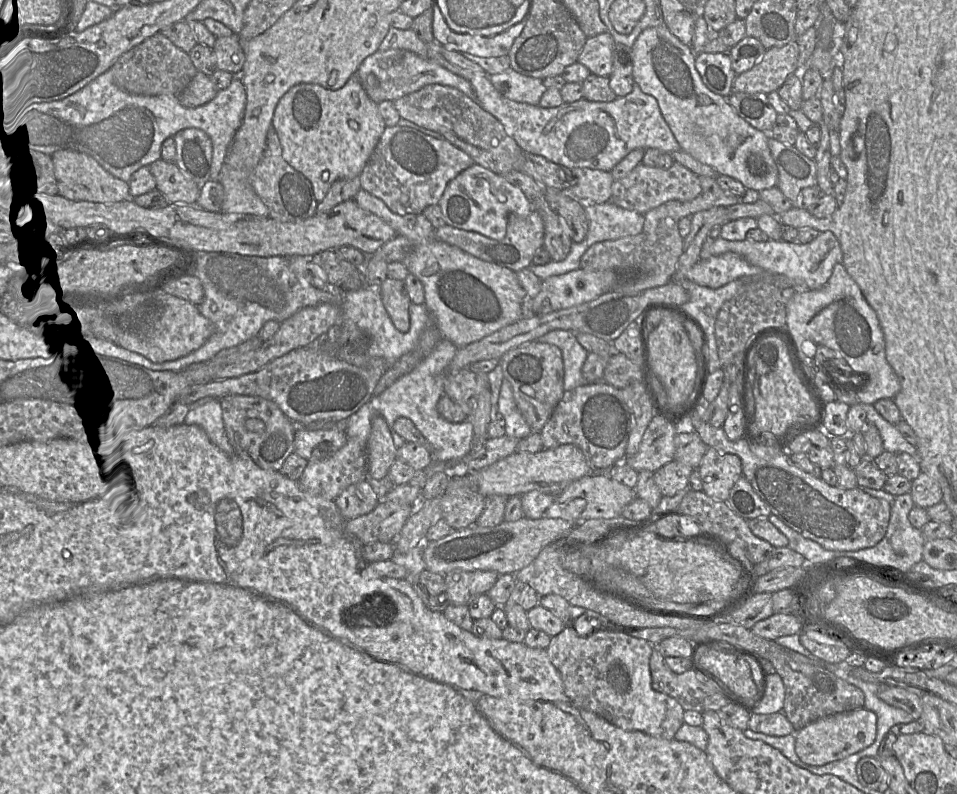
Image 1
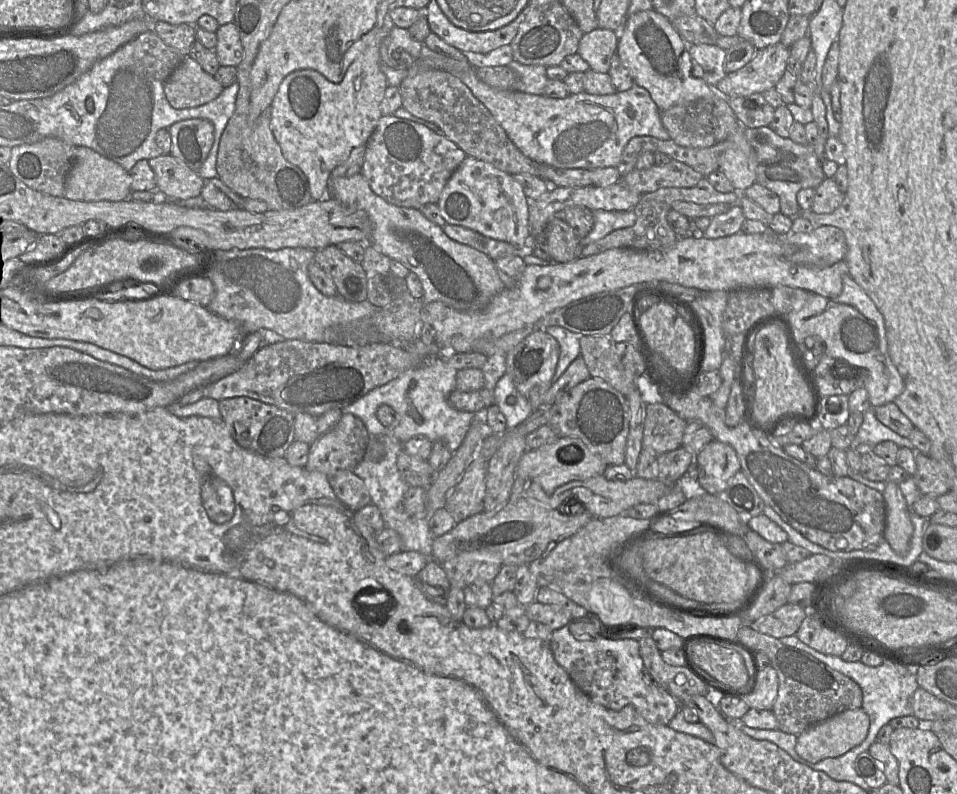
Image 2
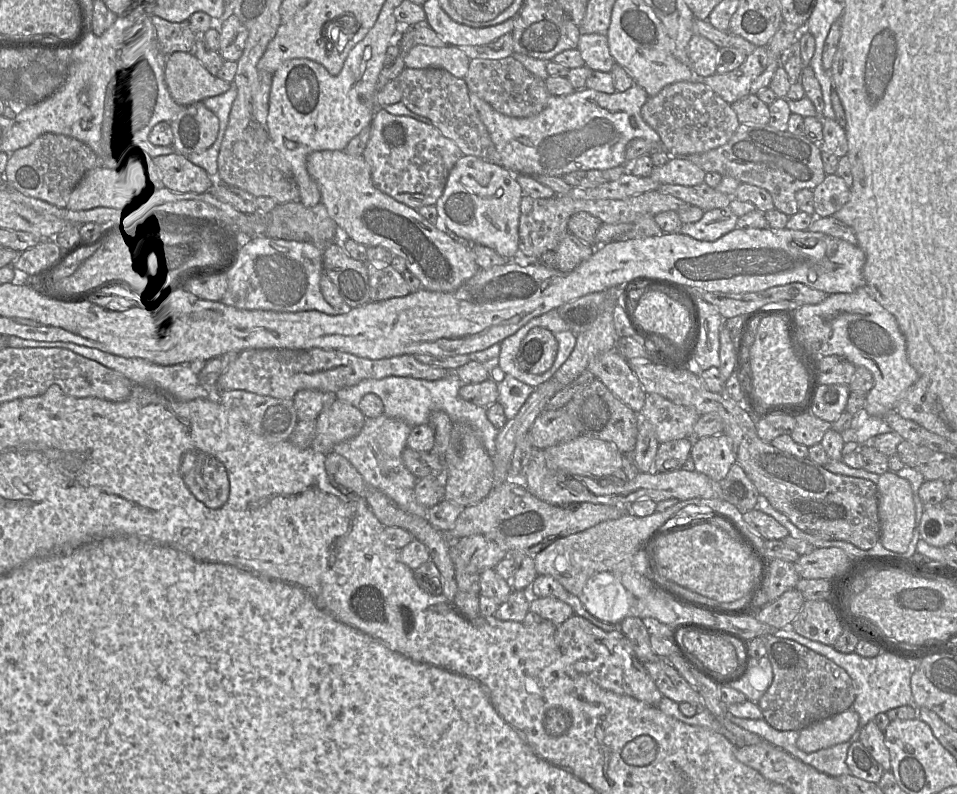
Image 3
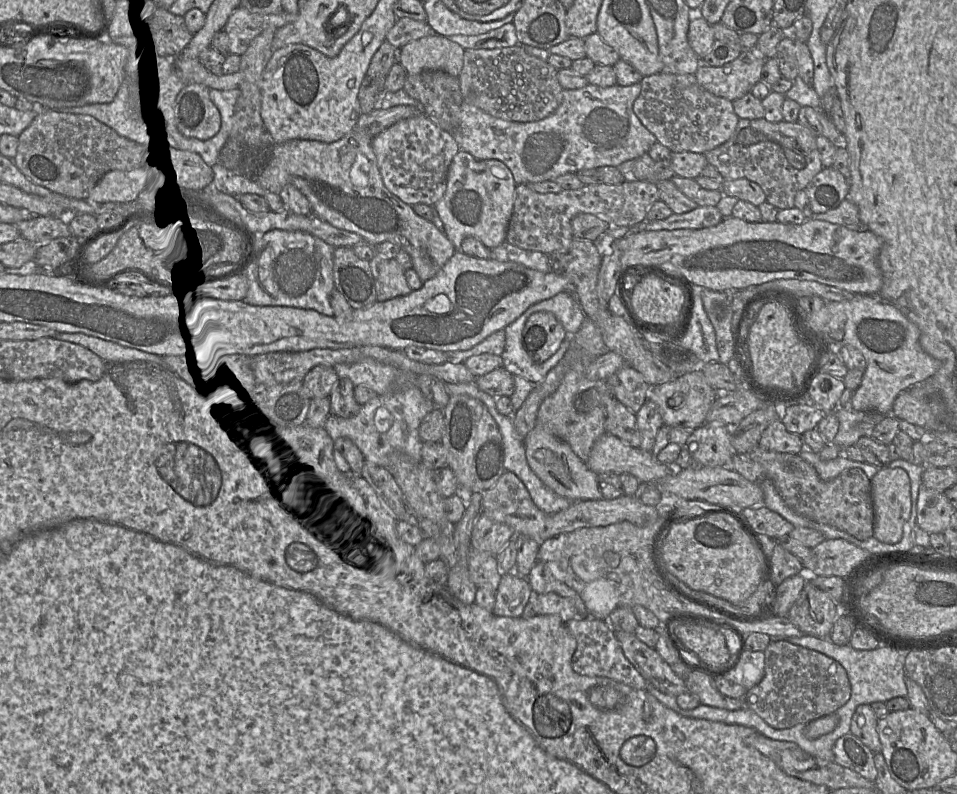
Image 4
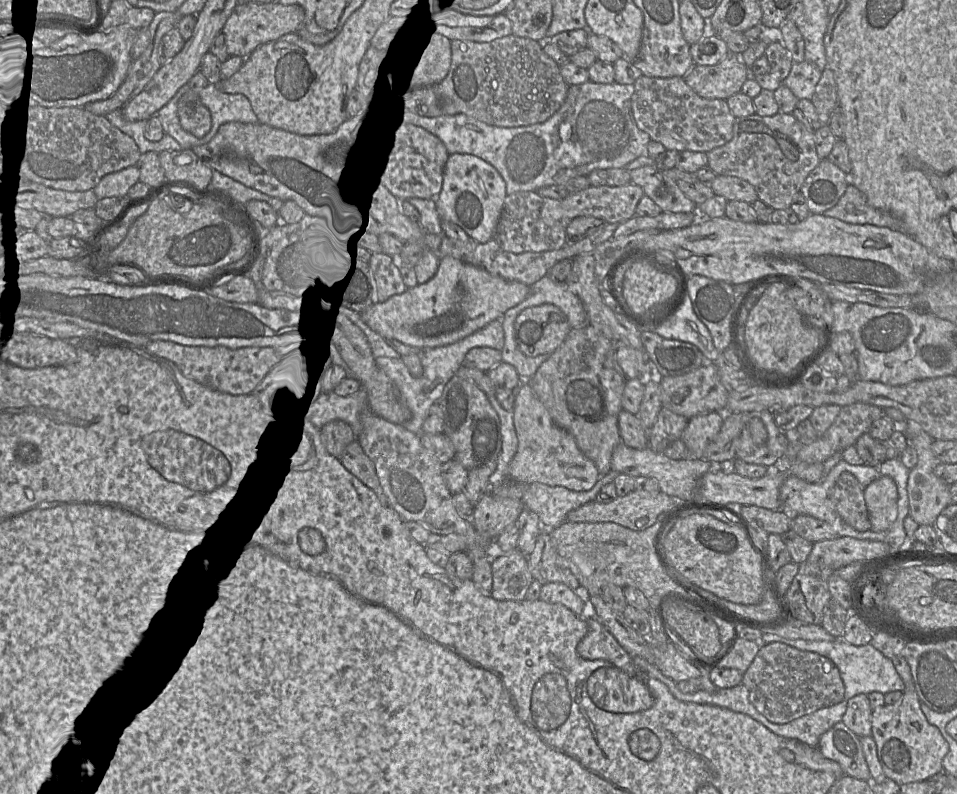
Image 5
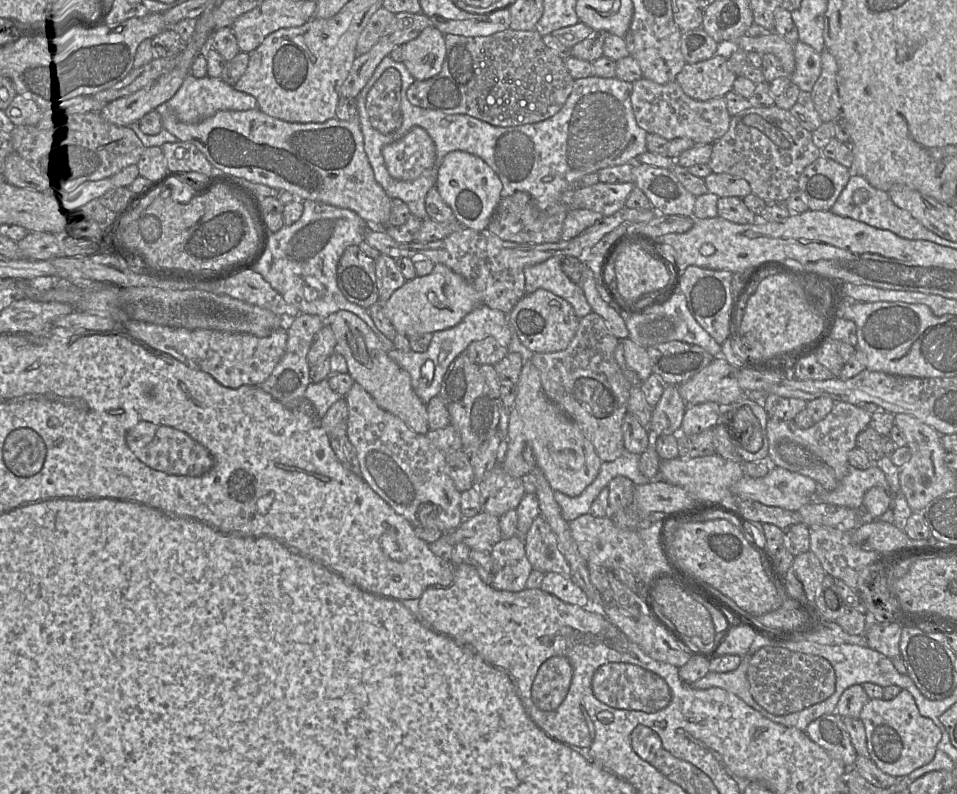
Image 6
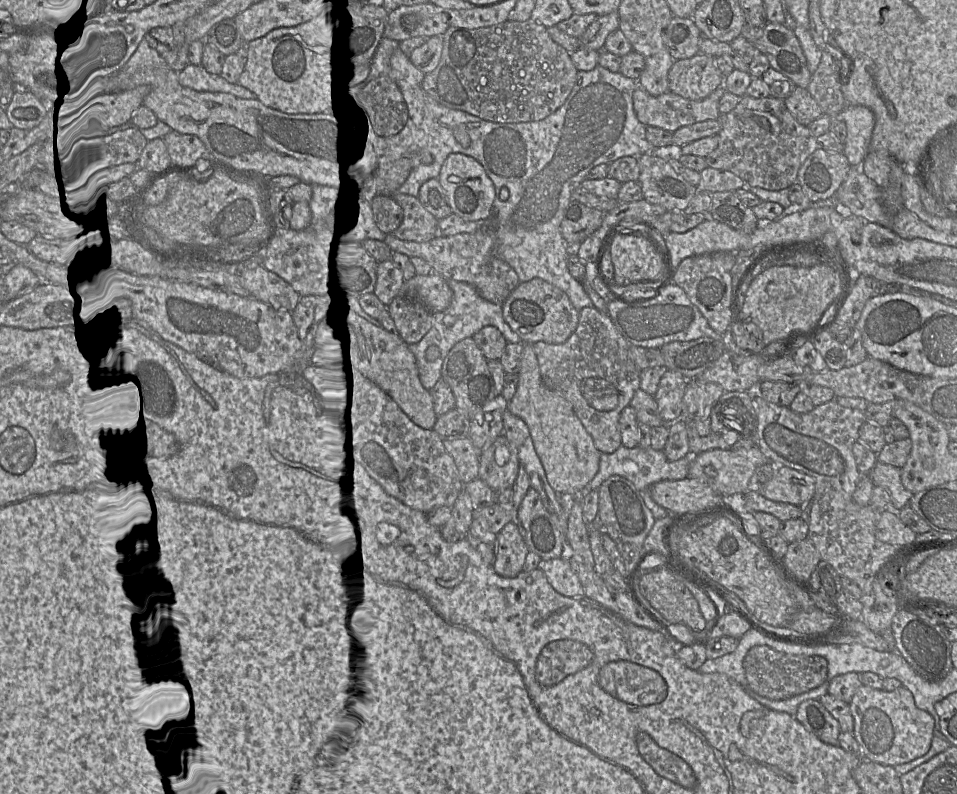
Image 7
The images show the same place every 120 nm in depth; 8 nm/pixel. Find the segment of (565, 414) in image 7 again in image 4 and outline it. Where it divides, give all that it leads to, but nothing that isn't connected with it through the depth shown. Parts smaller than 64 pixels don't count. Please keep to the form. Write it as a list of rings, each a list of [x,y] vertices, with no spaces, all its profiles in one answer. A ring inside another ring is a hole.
[[[536,424],[525,437],[524,446],[526,460],[531,470],[557,495],[572,501],[603,498],[599,489],[599,475],[590,470],[565,441]]]

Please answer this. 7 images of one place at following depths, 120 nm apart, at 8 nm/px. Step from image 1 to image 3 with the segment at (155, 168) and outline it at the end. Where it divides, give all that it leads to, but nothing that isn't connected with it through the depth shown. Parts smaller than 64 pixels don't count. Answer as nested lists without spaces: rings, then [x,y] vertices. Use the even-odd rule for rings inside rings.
[[[155,154],[155,162],[160,167],[161,184],[174,192],[201,194],[214,185],[214,179],[203,168],[182,154]]]

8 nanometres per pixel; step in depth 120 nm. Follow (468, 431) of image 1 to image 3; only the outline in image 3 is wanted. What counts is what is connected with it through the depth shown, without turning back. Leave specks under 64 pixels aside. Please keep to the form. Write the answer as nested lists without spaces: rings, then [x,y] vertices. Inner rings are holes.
[[[451,372],[439,380],[425,380],[412,377],[386,377],[382,379],[364,379],[358,384],[338,390],[336,398],[342,402],[359,407],[362,397],[373,393],[380,397],[384,406],[384,414],[389,418],[401,420],[412,428],[428,423],[434,411],[447,413],[453,423],[467,423],[476,431],[488,453],[493,457],[496,450],[496,438],[499,429],[487,416],[487,408],[464,400],[459,395],[463,383],[456,372]]]

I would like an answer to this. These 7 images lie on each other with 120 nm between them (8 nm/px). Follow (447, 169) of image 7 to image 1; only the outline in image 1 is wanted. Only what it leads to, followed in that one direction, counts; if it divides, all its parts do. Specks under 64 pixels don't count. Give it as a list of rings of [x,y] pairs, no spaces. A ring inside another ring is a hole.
[[[477,163],[463,170],[448,183],[438,205],[447,225],[477,232],[495,240],[505,237],[510,214],[527,217],[532,211],[532,202],[519,188]]]

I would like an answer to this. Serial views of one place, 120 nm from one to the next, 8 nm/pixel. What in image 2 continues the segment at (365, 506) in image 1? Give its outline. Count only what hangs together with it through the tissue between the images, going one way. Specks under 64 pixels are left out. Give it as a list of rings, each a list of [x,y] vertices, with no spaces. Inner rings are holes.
[[[338,470],[328,476],[328,481],[338,499],[351,511],[371,503],[368,488],[353,471]]]

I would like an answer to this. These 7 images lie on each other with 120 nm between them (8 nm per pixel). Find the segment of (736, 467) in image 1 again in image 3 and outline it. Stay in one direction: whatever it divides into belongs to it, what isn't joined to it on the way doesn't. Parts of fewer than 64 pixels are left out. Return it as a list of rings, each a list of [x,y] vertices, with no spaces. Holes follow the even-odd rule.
[[[724,433],[695,439],[690,456],[695,470],[715,482],[721,482],[736,462],[730,439]]]

